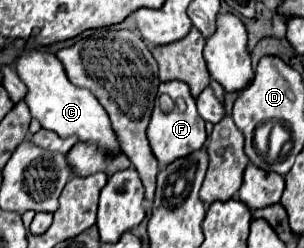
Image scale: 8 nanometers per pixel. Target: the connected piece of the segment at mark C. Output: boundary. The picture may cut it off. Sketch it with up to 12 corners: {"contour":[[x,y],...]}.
{"contour":[[24,45],[16,73],[44,129],[120,151],[108,115],[56,55]]}

